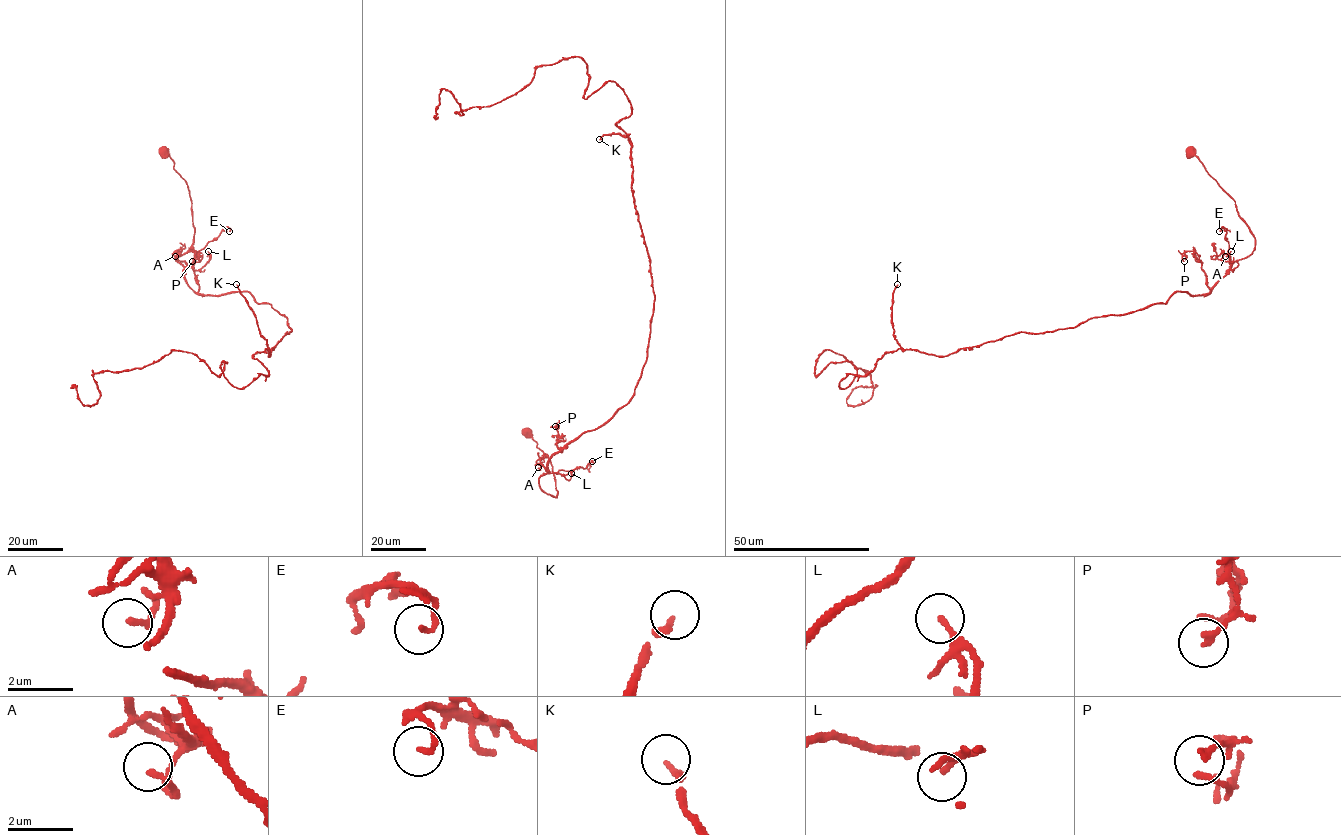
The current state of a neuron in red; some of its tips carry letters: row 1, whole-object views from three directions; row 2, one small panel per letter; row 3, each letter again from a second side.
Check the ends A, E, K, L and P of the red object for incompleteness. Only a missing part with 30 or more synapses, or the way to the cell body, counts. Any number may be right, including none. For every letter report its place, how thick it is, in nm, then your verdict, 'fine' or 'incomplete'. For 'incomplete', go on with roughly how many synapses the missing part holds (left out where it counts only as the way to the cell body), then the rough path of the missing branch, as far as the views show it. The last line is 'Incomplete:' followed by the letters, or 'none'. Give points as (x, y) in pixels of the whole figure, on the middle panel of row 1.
A: at (538, 467); 170 nm thick; fine
E: at (592, 461); 130 nm thick; fine
K: at (599, 139); 200 nm thick; incomplete; about 100 synapses; missing branch runs (599, 139), (592, 144), (586, 176), (575, 182), (582, 192), (570, 210), (540, 199), (542, 181)
L: at (571, 473); 160 nm thick; fine
P: at (555, 426); 180 nm thick; fine
Incomplete: K

